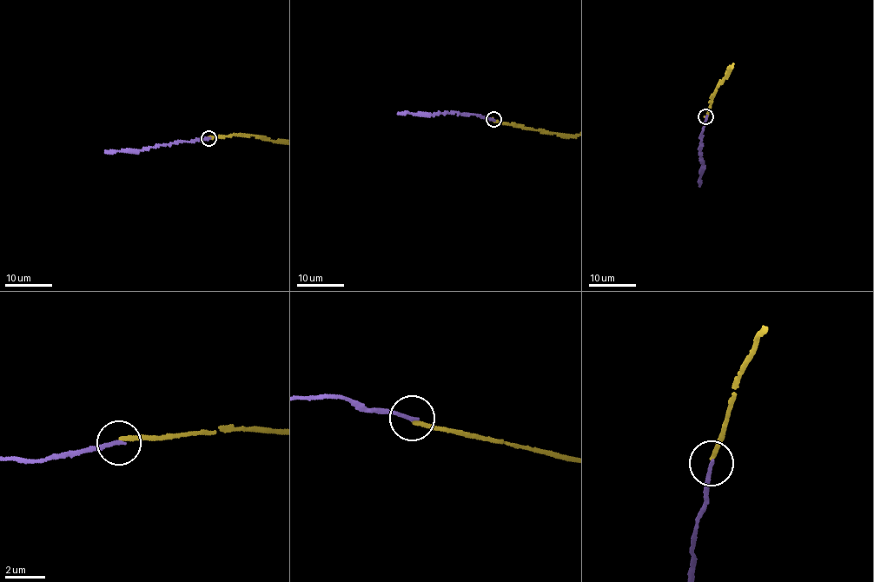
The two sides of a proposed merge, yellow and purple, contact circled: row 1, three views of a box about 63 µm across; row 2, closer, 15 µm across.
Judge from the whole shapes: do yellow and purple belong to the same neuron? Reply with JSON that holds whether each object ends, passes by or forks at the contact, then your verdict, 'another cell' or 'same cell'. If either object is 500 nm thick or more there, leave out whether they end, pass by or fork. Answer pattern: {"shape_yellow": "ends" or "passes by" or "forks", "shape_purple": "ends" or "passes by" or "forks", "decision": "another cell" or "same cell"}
{"shape_yellow": "ends", "shape_purple": "ends", "decision": "another cell"}

